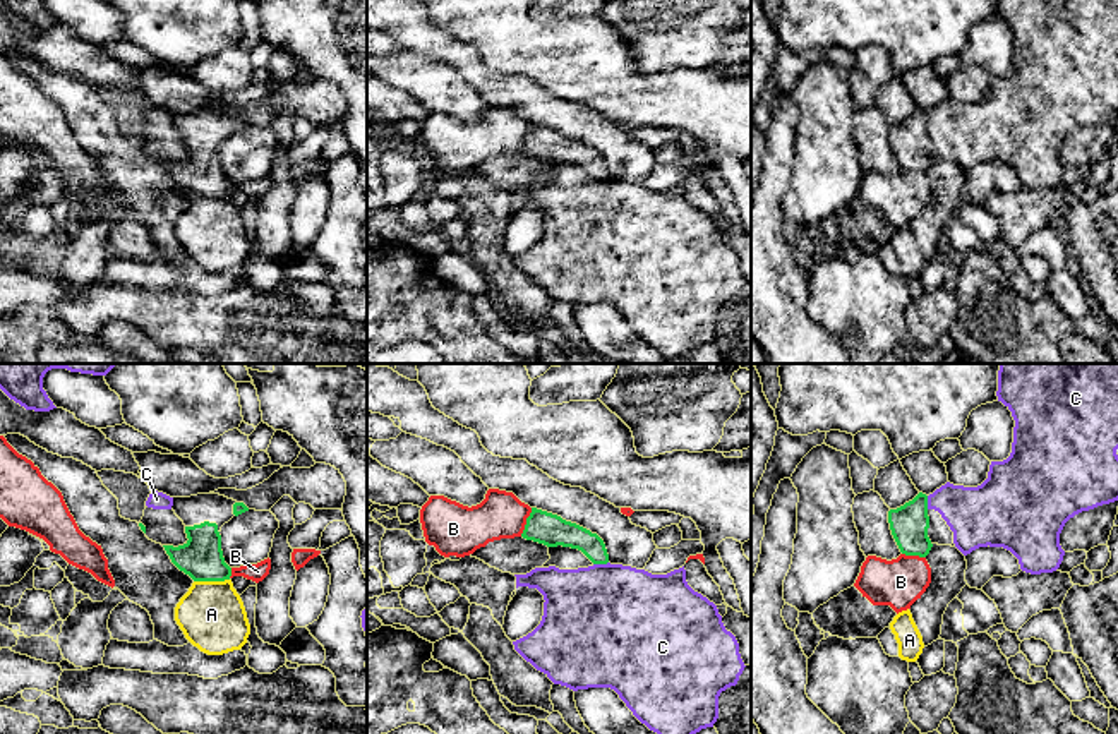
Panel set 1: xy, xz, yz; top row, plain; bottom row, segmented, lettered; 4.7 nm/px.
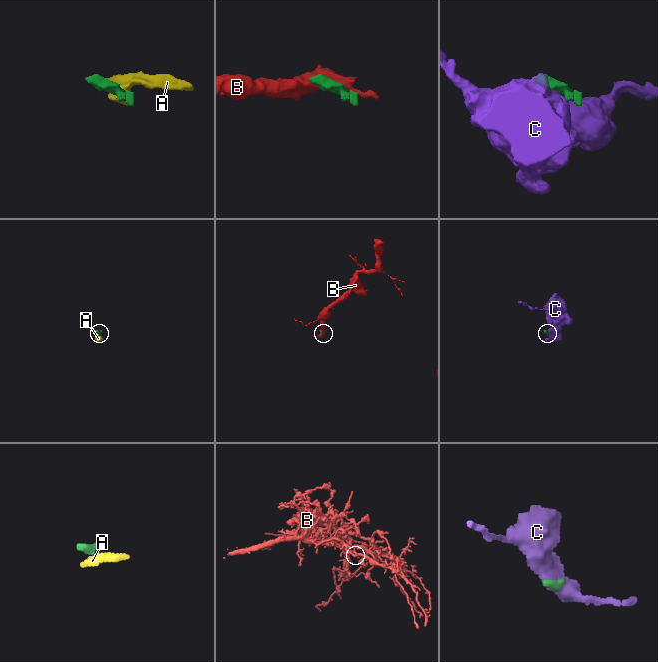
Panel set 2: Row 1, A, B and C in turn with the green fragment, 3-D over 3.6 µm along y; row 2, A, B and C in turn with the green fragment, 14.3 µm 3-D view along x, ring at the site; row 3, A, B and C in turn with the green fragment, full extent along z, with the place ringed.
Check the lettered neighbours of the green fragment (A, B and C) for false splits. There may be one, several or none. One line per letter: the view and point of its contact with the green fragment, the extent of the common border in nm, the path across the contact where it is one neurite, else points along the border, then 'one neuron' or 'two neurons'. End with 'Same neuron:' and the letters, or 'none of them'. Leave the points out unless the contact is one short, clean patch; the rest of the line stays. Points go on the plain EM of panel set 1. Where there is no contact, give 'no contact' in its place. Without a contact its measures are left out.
A: xy (211, 196) | 170 nm | along xy (228, 194), (194, 198) | two neurons
B: xz (527, 138) | 150 nm | two neurons
C: xz (601, 179) | 70 nm | along xz (607, 177), (594, 180) | two neurons
Same neuron: none of them

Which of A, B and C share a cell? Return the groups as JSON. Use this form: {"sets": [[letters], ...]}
{"sets": [["A"], ["B"], ["C"]]}

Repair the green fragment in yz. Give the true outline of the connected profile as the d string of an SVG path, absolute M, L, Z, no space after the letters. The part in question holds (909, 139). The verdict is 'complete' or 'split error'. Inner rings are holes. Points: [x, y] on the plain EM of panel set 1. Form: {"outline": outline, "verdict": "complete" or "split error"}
{"outline": "M919 108L912 117L888 127L892 151L905 171L926 173L933 163L928 144L928 111Z", "verdict": "complete"}

